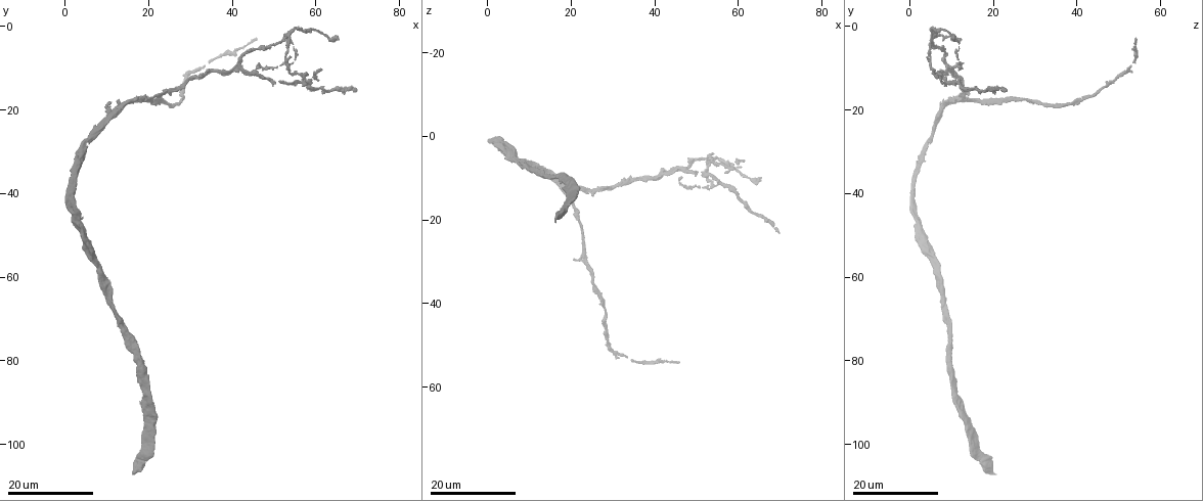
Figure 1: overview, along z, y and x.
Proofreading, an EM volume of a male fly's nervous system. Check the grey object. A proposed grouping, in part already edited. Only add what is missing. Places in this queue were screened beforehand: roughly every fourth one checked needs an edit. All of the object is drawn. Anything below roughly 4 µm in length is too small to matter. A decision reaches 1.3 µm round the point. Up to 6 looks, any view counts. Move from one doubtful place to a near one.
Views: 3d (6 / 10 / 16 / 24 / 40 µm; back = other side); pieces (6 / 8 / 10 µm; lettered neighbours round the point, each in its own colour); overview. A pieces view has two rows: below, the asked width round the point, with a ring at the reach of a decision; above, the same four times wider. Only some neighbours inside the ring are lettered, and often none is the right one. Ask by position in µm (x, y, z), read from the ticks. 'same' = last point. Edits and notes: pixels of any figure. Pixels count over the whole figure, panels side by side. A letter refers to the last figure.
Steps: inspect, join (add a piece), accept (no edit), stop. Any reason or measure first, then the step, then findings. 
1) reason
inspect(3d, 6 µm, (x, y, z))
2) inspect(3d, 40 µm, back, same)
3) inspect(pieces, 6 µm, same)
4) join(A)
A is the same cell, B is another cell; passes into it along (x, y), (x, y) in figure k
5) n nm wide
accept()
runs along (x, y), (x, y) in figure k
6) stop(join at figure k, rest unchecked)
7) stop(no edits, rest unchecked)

branch stops here
inspect(3d, 16 µm, (61.5, 10.0, 6.0))

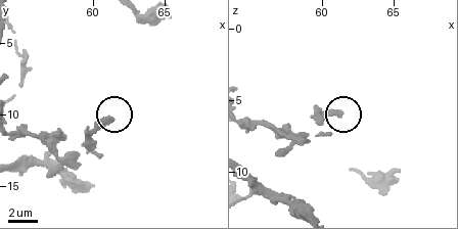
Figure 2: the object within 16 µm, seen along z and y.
inspect(3d, 10 µm, (61.4, 10.4, 5.8))

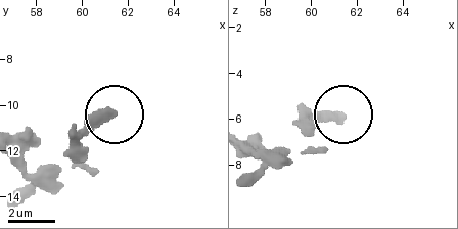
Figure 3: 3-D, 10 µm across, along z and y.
inspect(pieces, 10 µm, (61.3, 10.3, 5.8))

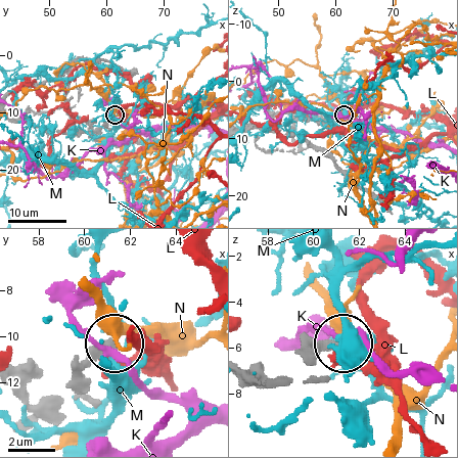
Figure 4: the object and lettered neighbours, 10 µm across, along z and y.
320 nm wide
accept()
K, L, M and N are other cells; no lettered piece goes on from it

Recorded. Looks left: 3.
branch stops here
inspect(3d, 24 µm, (69.5, 16.0, 23.5))

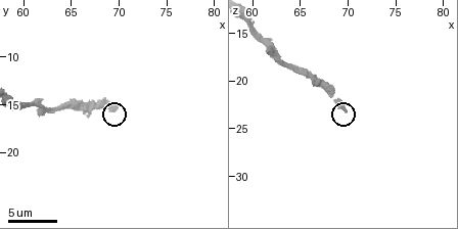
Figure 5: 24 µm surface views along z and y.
see the neighbours
inspect(pieces, 8 µm, (69.8, 15.2, 23.0))

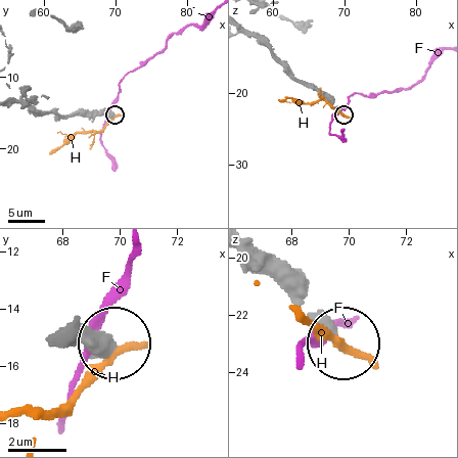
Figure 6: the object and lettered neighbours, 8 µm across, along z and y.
accept()
F and H are other cells; runs along (16, 102), (60, 116), (113, 113) in figure 6; no lettered piece goes on from it

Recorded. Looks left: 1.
stop(no edits, rest unchecked)

